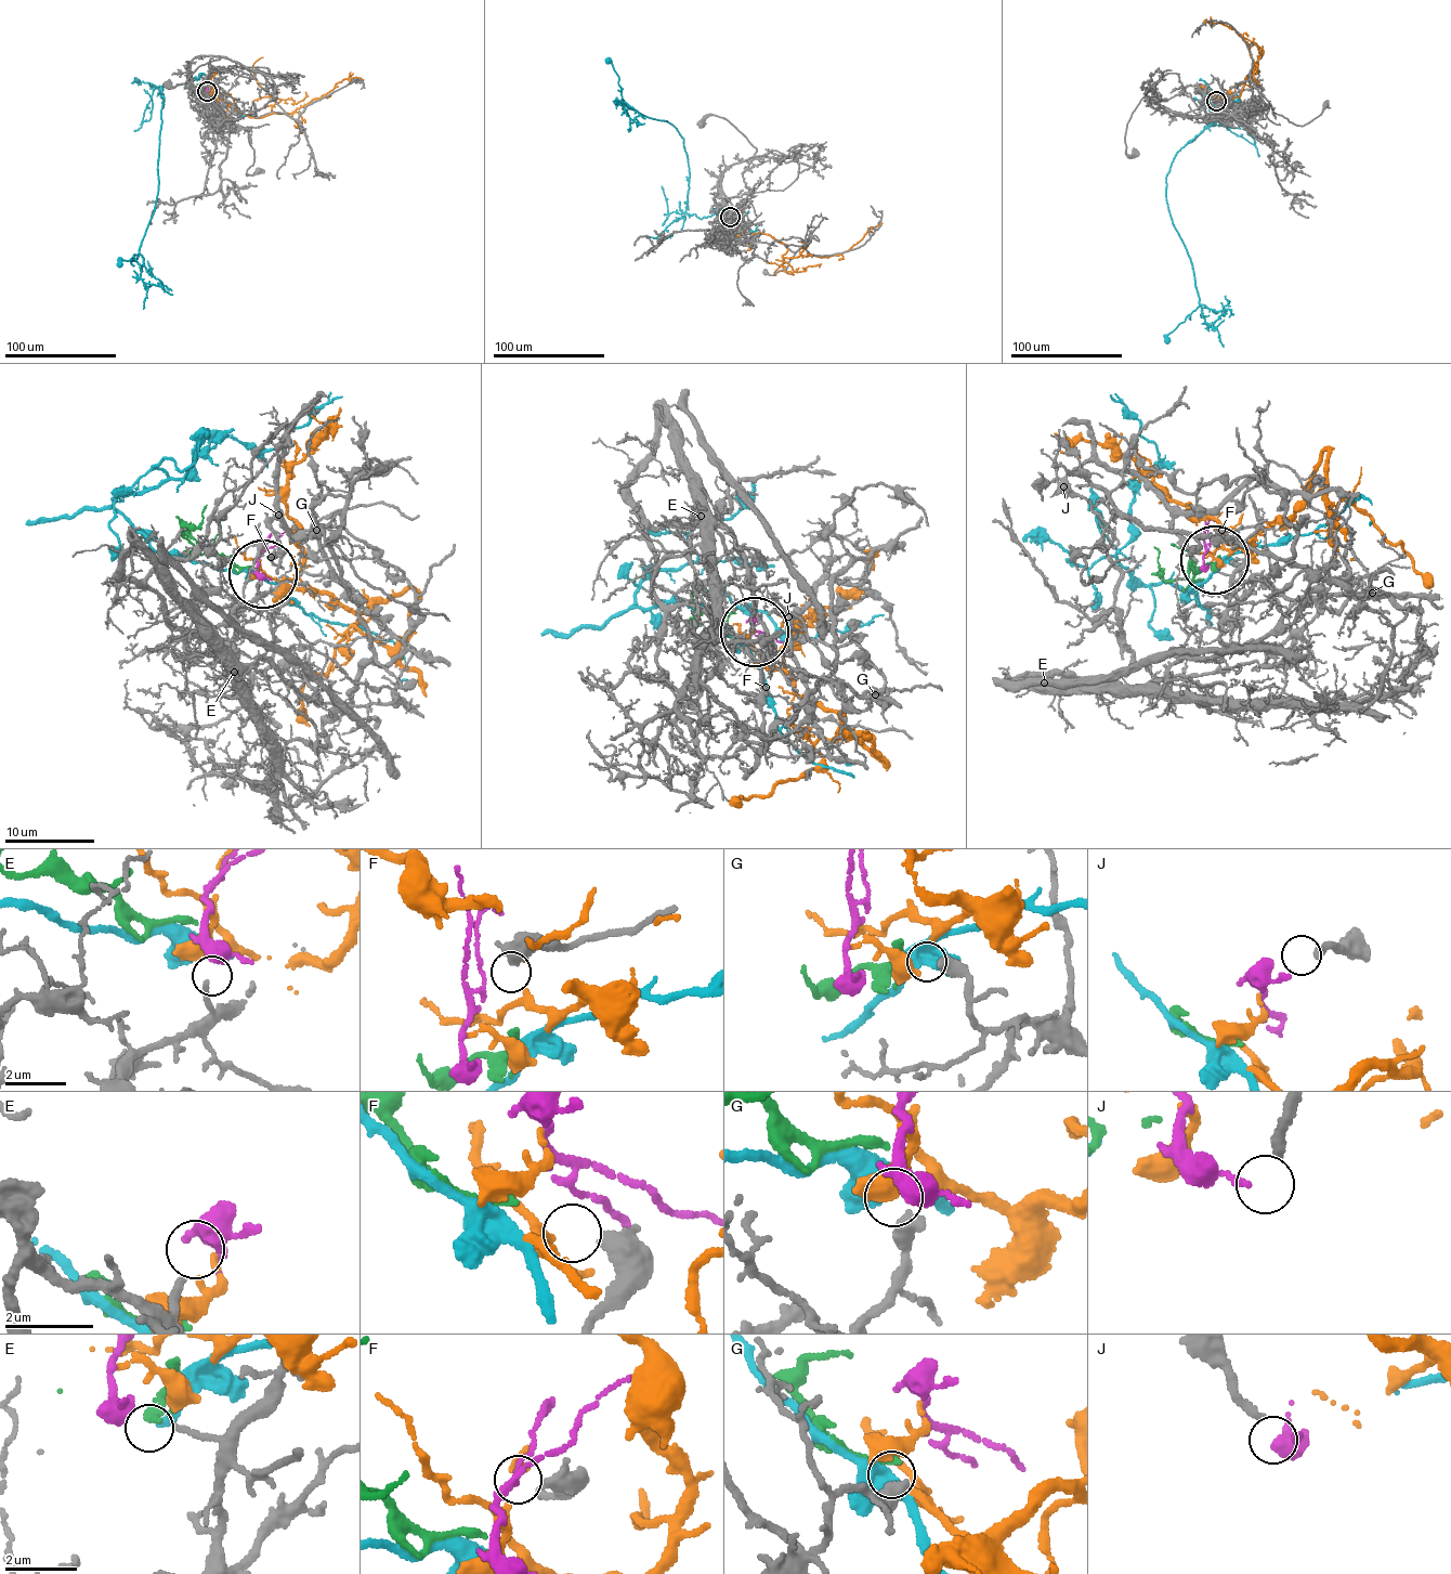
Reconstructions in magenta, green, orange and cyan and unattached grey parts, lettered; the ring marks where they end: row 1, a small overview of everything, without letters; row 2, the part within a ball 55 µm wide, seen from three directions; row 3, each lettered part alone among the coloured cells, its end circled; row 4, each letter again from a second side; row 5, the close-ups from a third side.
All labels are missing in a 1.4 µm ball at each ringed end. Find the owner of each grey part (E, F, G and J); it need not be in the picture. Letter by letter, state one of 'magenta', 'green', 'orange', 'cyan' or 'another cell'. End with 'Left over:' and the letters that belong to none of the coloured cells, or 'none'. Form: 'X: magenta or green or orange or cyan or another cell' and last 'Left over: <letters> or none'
E: magenta
F: another cell
G: another cell
J: another cell
Left over: F, G, J

